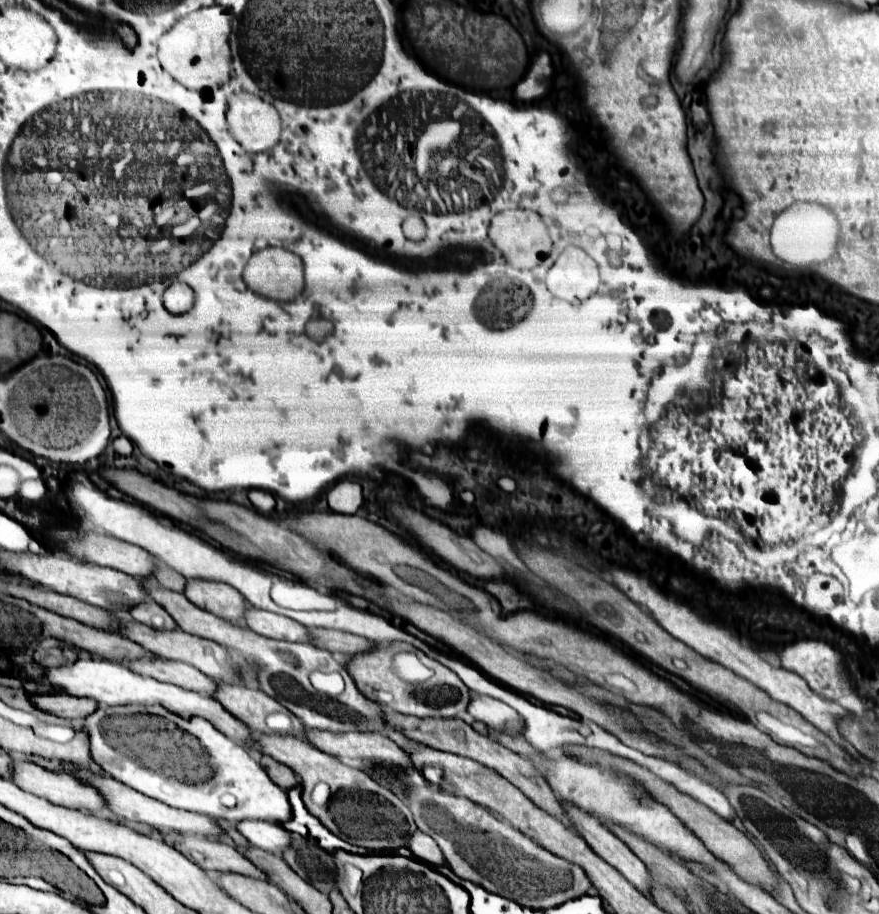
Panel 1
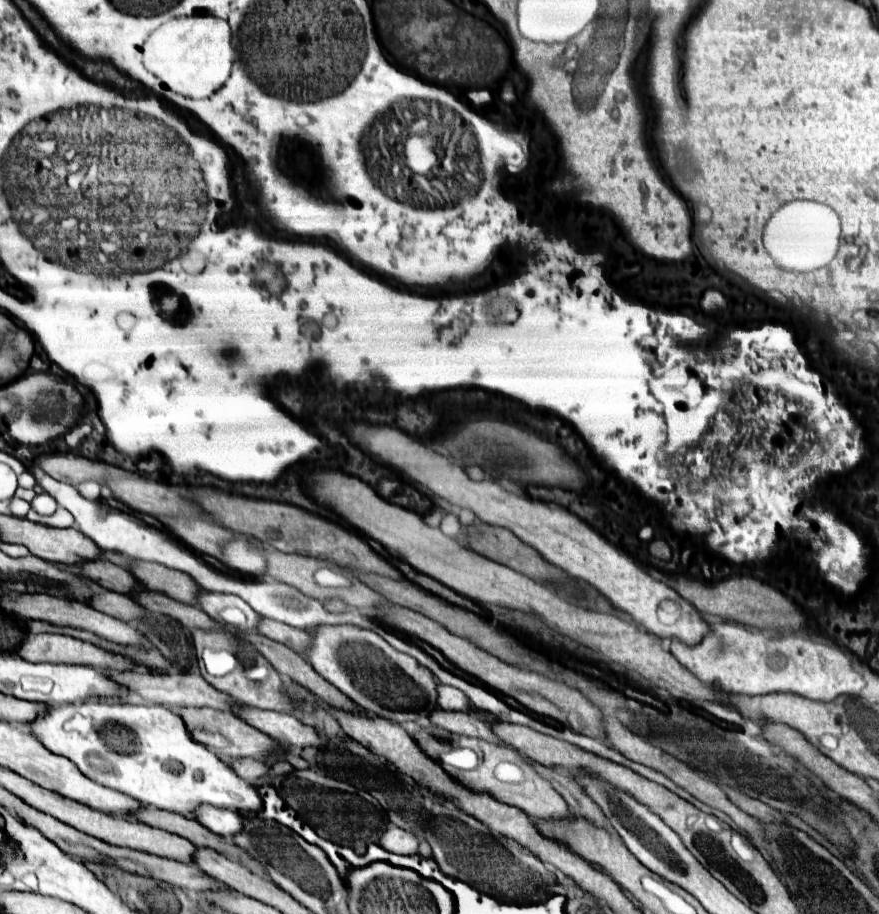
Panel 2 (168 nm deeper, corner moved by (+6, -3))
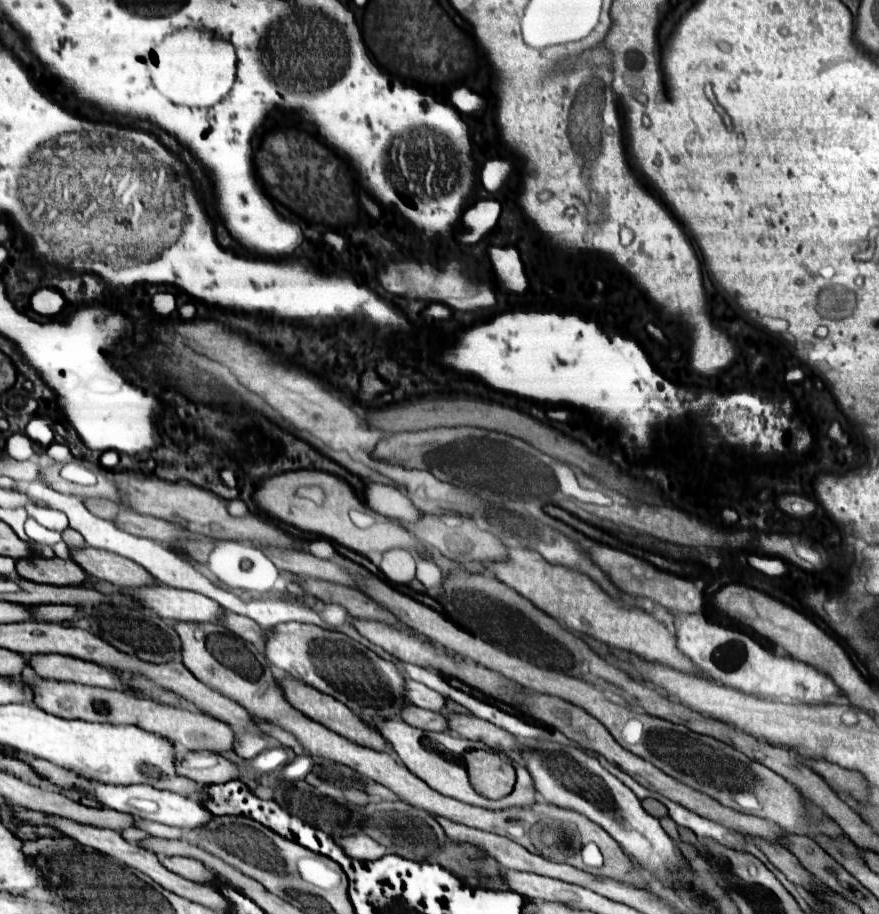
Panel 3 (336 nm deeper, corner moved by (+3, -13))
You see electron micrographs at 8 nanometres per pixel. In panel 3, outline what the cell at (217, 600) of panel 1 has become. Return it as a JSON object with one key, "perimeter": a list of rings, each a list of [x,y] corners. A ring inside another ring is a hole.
{"perimeter":[[[90,546],[70,550],[72,560],[76,560],[90,576],[98,580],[108,580],[114,586],[120,588],[144,588],[156,584],[154,576],[146,572],[146,568],[134,564],[128,558],[122,558],[118,554],[106,552],[106,550],[96,550]]]}

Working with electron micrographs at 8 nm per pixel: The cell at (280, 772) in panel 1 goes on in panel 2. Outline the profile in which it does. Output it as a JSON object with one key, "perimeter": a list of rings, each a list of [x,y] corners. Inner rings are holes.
{"perimeter":[[[233,758],[229,762],[229,766],[239,774],[239,778],[243,778],[251,784],[261,782],[261,778],[265,778],[267,772],[271,770],[265,762],[259,762],[259,760],[253,760],[253,758]]]}

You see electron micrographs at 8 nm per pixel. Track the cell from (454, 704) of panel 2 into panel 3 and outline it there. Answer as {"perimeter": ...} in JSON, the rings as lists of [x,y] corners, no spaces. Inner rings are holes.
{"perimeter":[[[406,680],[406,696],[410,696],[410,702],[420,706],[420,708],[426,708],[426,710],[432,710],[432,712],[446,712],[446,698],[442,694],[438,694],[436,690],[430,690],[428,686],[420,684],[420,682],[414,682],[414,680]]]}

